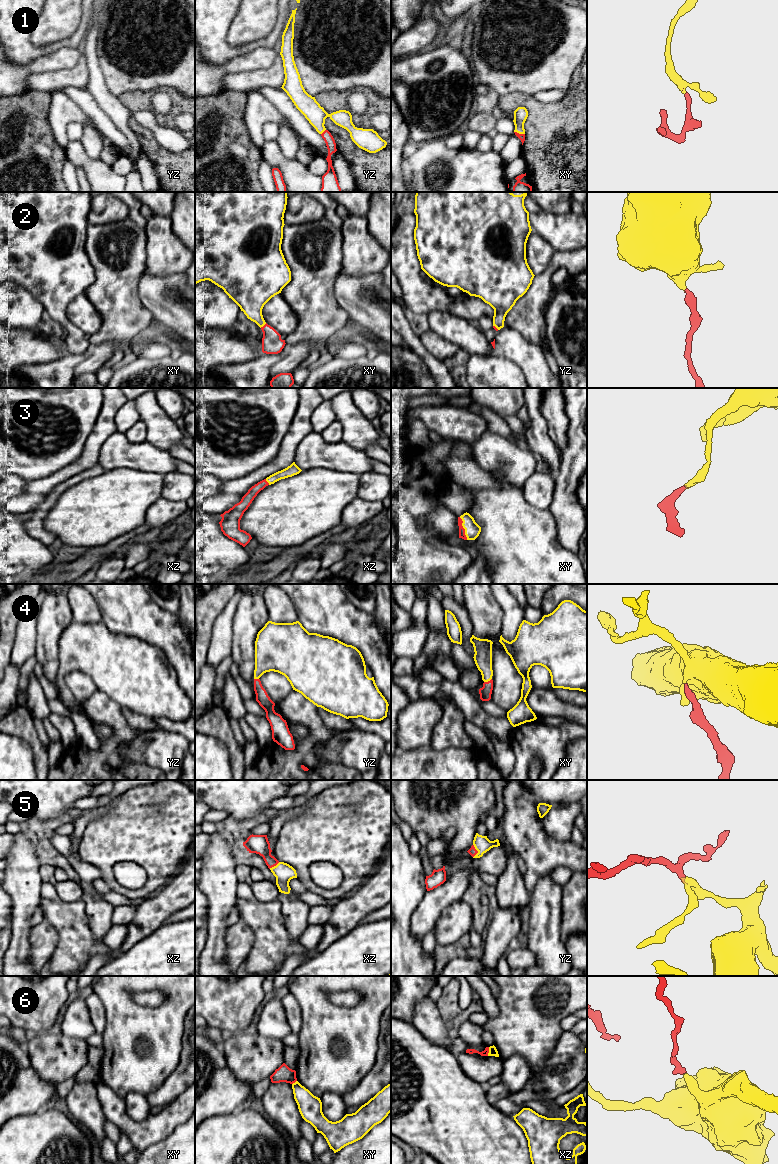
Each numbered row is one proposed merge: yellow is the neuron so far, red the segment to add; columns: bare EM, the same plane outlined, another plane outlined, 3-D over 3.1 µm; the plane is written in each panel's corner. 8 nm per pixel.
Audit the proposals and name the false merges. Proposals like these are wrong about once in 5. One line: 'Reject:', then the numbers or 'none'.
Reject: 6

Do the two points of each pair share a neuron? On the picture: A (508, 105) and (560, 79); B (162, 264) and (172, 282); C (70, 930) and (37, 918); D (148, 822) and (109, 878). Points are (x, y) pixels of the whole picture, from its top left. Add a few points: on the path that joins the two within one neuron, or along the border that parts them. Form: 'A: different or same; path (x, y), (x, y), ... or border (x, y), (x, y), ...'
A: different; border (506, 93), (526, 93), (533, 96)
B: different; border (146, 270), (156, 275), (184, 272)
C: different; border (39, 908), (44, 920)
D: same; path (134, 836), (108, 864)

